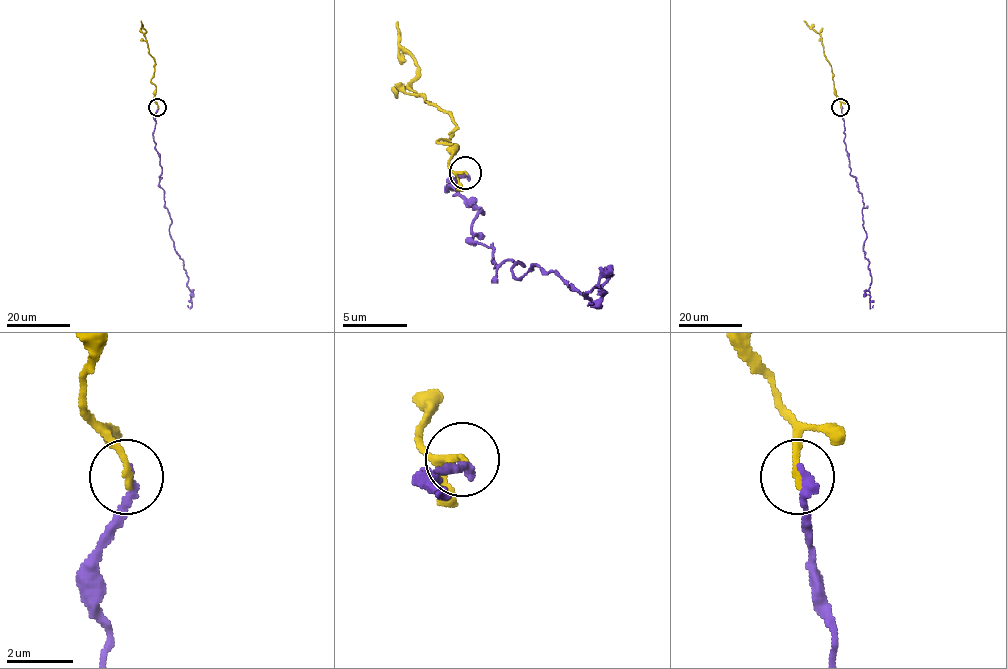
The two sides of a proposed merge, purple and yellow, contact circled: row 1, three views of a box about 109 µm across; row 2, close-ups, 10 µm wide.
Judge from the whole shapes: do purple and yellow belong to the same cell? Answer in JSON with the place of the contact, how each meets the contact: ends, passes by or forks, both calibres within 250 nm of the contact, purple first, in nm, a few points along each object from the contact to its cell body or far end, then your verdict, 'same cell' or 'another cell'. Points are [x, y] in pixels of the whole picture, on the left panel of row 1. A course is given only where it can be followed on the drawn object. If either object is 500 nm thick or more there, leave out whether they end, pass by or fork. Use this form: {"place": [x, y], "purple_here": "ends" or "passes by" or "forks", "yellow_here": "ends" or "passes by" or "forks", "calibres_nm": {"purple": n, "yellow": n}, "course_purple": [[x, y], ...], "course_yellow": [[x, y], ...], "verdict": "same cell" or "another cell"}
{"place": [157, 107], "purple_here": "ends", "yellow_here": "ends", "calibres_nm": {"purple": 240, "yellow": 200}, "course_purple": [[158, 106], [153, 134], [162, 168], [159, 186], [171, 219], [169, 235], [188, 277], [192, 306], [187, 305]], "course_yellow": [[158, 106], [154, 100], [155, 86], [151, 80], [155, 61], [149, 53], [146, 31], [140, 20]], "verdict": "same cell"}

